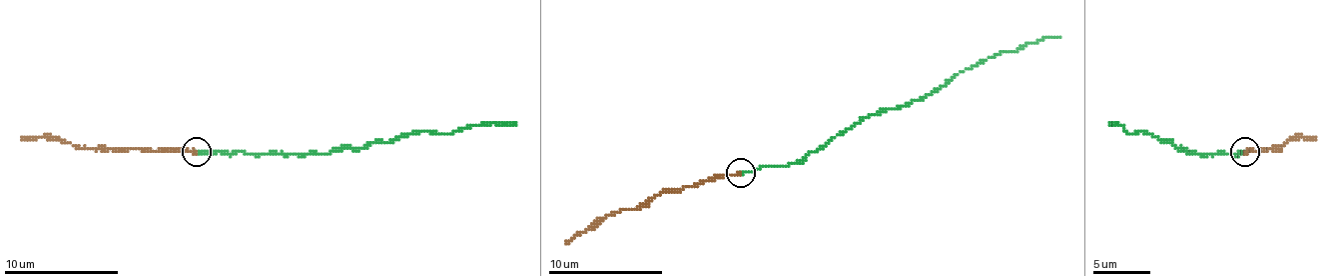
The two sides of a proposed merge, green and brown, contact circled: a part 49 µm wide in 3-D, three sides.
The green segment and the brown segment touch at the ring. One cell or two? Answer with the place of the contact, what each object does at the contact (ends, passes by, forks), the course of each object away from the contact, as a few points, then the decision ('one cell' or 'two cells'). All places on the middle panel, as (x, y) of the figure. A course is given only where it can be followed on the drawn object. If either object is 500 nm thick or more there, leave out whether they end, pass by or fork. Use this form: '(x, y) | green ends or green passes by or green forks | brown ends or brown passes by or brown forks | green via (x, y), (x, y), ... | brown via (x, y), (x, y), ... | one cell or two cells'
(741, 172) | green ends | brown ends | green via (740, 172), (800, 163), (872, 114), (923, 100), (966, 69), (1028, 43), (1060, 37) | brown via (740, 175), (717, 175), (660, 192), (634, 209), (620, 209), (594, 220), (565, 243) | one cell

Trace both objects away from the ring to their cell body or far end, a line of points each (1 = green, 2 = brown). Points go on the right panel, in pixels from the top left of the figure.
1: (1244, 151), (1186, 154), (1172, 142), (1141, 131), (1129, 134), (1115, 122), (1109, 125)
2: (1247, 151), (1281, 148), (1292, 137), (1315, 140)

